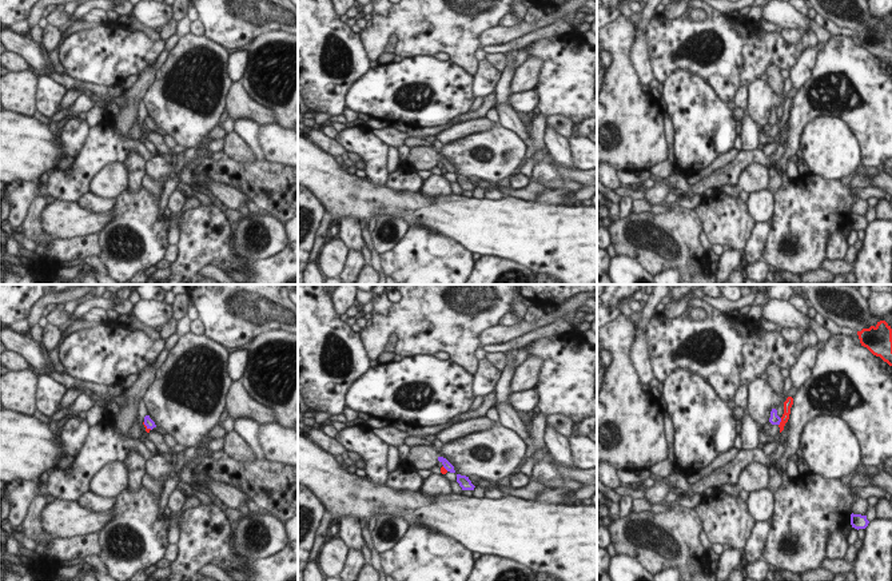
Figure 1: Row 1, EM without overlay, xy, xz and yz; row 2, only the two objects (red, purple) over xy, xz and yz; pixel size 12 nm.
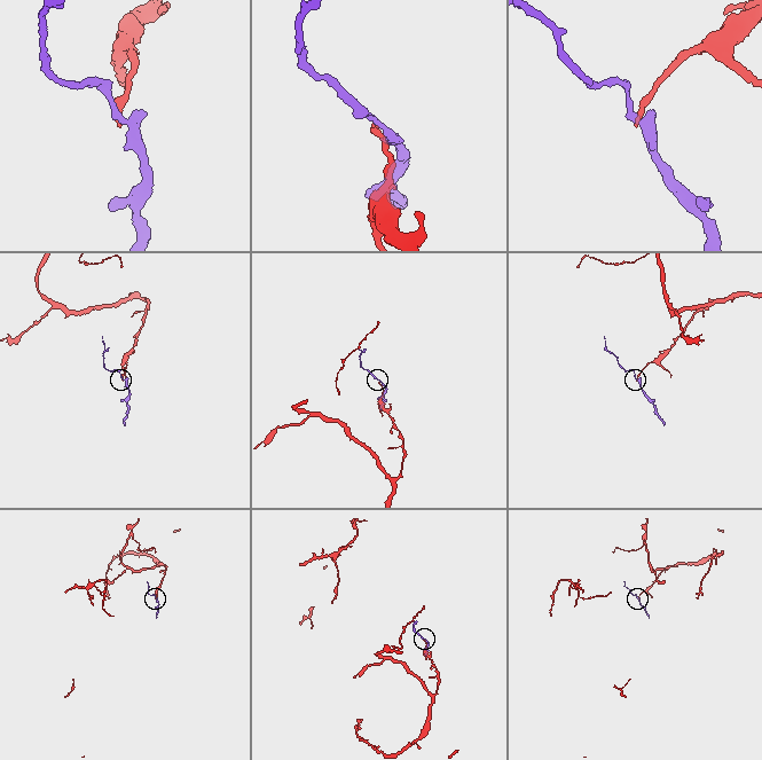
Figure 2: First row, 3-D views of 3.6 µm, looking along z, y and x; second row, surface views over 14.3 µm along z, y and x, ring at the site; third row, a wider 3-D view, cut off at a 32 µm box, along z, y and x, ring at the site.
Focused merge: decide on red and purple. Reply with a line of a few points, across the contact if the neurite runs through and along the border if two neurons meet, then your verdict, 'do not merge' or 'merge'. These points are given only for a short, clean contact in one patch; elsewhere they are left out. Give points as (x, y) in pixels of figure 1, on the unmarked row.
line yz (781, 119), (779, 126); do not merge

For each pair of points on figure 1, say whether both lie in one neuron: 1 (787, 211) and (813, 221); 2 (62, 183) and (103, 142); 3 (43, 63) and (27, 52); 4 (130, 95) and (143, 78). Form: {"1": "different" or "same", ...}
{"1": "same", "2": "same", "3": "same", "4": "same"}

